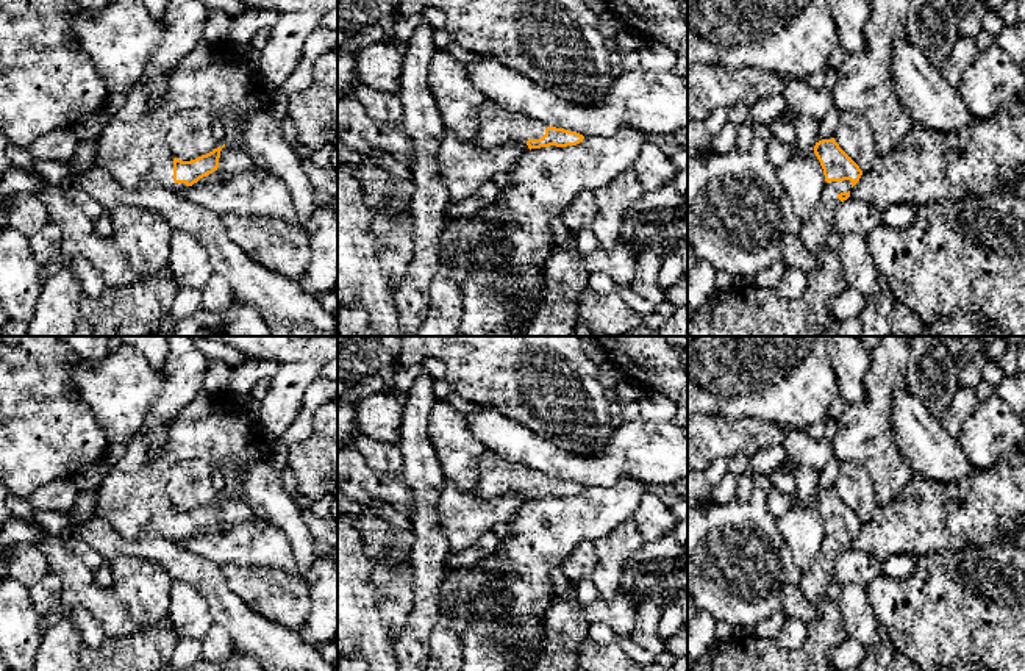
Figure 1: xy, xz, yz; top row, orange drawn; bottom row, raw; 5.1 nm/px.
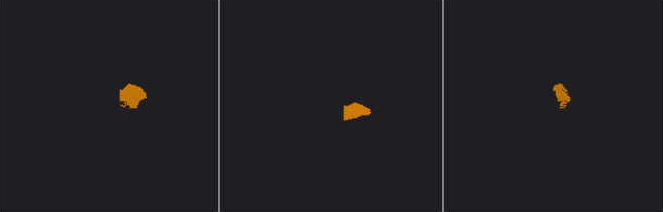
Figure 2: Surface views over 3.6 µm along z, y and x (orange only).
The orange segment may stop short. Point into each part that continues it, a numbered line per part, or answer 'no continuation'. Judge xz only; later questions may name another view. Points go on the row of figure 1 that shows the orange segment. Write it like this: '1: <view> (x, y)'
1: xz (496, 125)

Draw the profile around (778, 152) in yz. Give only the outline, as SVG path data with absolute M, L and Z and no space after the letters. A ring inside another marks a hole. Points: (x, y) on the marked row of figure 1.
M775 136L766 142L767 158L778 169L794 156L794 147L781 142Z

